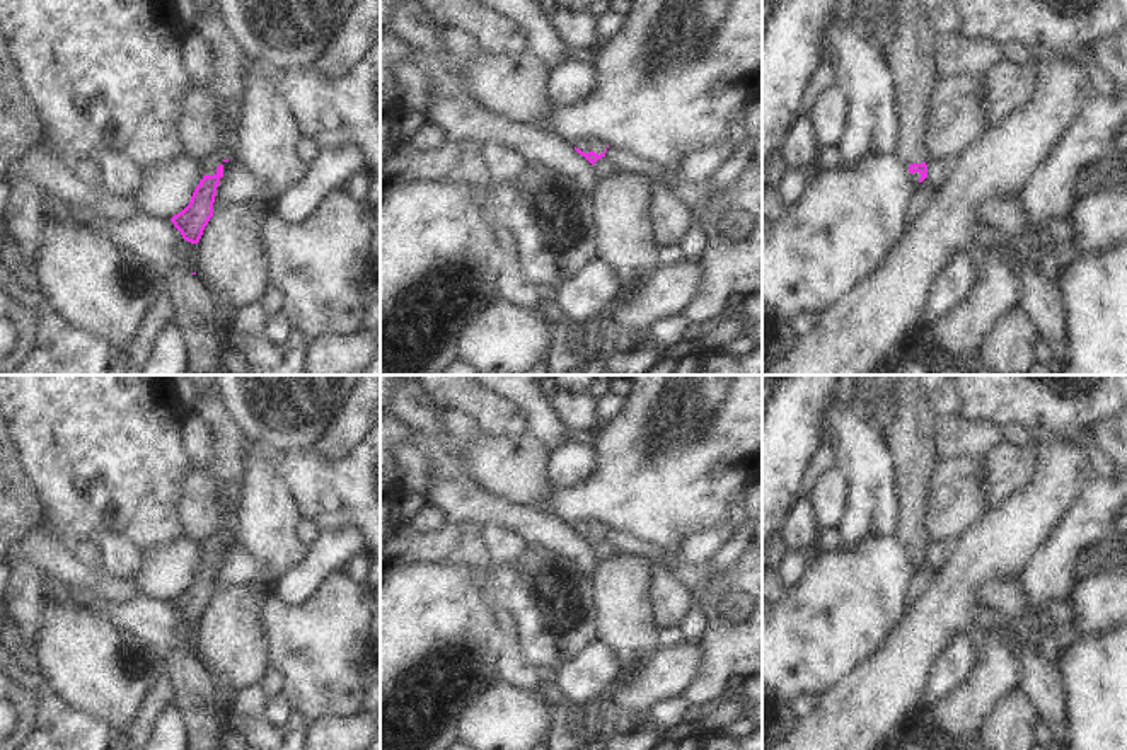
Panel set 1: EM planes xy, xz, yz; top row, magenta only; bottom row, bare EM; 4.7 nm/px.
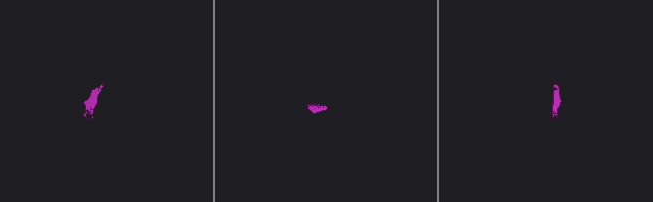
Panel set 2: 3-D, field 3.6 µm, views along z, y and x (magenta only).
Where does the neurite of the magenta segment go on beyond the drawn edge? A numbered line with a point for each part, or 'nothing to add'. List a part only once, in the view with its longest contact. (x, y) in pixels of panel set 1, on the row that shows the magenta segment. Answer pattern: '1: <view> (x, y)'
1: xz (585, 145)

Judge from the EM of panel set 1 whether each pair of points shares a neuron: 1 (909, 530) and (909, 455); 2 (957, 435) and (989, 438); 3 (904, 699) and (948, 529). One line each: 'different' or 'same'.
1: same
2: same
3: different

